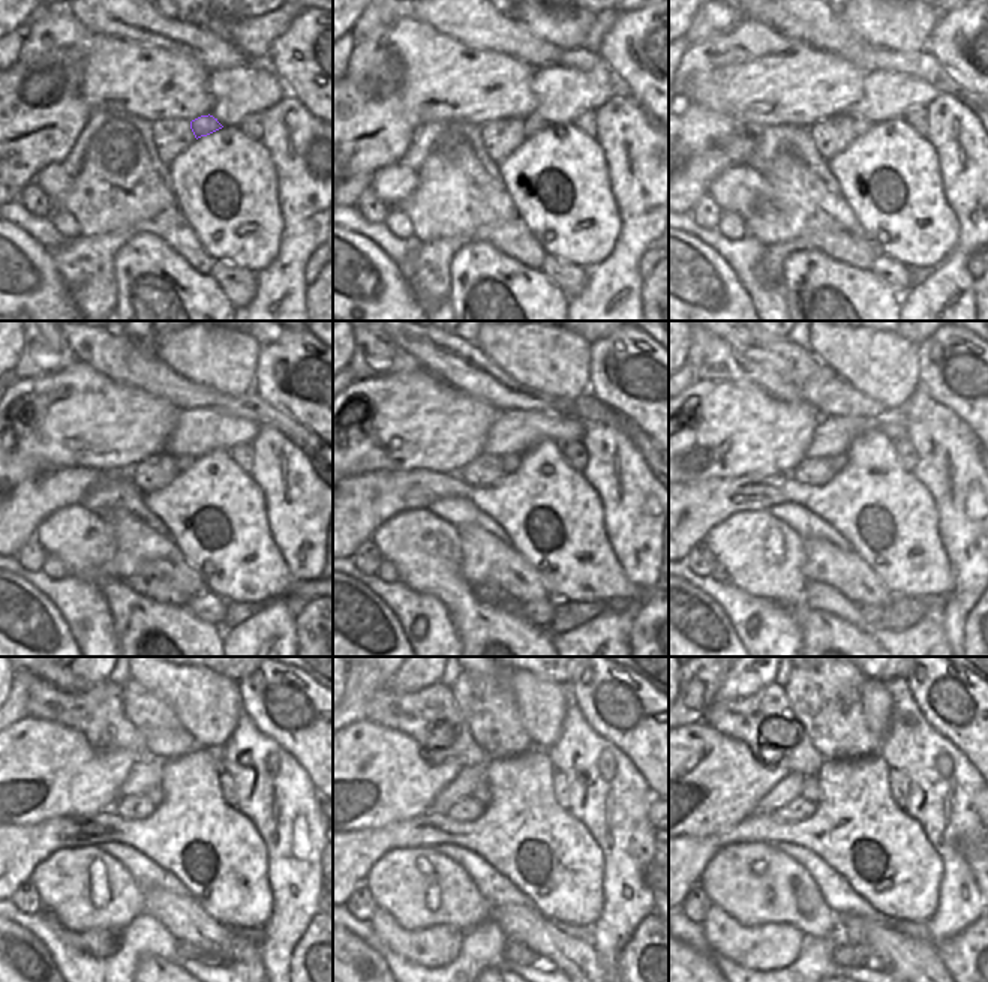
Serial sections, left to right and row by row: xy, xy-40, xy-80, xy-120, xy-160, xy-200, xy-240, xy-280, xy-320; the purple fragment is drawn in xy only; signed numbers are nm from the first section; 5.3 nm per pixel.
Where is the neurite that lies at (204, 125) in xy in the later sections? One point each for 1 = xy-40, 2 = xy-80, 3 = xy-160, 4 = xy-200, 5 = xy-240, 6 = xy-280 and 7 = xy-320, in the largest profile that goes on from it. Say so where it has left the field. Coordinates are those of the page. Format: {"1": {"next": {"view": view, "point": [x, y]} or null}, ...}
{"1": {"next": {"view": "xy-40", "point": [531, 125]}}, "2": {"next": {"view": "xy-80", "point": [861, 126]}}, "3": {"next": {"view": "xy-160", "point": [510, 462]}}, "4": {"next": {"view": "xy-200", "point": [840, 461]}}, "5": {"next": {"view": "xy-240", "point": [153, 793]}}, "6": {"next": {"view": "xy-280", "point": [482, 793]}}, "7": {"next": {"view": "xy-320", "point": [810, 787]}}}

